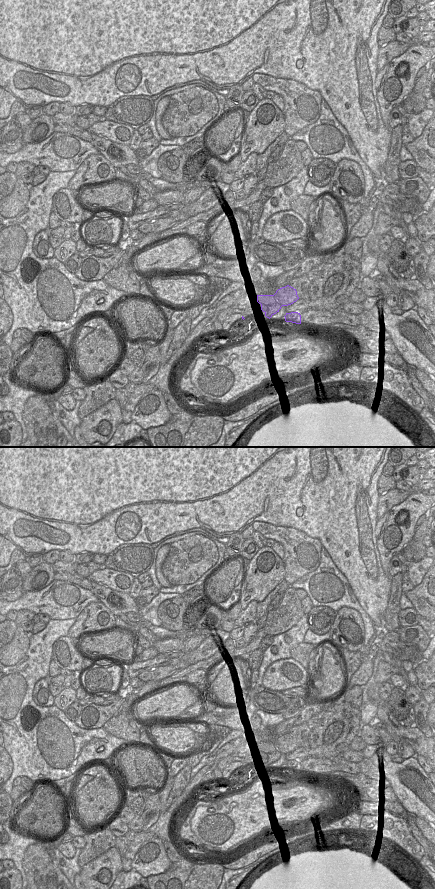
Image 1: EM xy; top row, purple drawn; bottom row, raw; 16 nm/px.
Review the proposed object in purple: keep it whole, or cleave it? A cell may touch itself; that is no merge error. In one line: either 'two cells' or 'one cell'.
two cells

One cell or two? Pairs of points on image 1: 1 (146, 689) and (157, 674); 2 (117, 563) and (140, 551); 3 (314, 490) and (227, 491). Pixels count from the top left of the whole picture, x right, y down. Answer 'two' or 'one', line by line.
1: two
2: one
3: one

